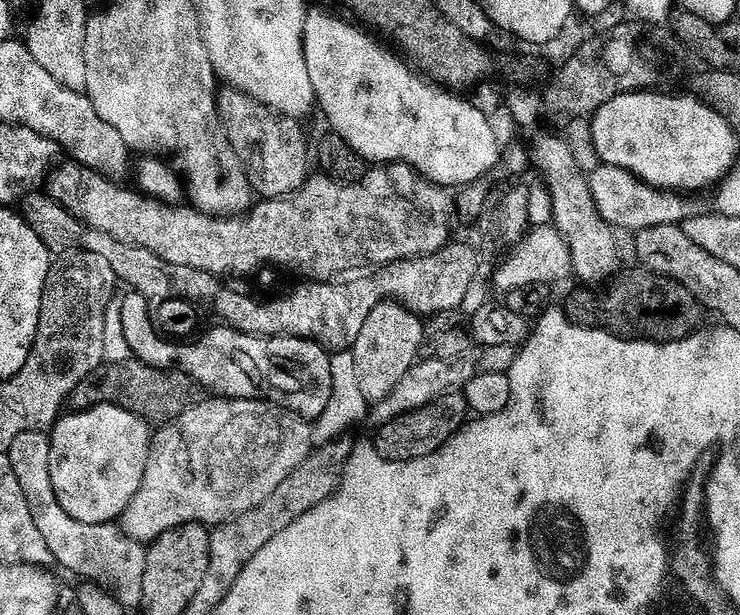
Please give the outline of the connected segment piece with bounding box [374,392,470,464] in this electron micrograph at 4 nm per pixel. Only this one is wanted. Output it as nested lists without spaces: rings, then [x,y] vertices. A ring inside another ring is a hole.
[[[460,392],[439,396],[429,404],[397,417],[393,423],[383,425],[374,439],[375,450],[384,460],[395,464],[429,456],[444,447],[464,427],[469,416],[468,404]]]

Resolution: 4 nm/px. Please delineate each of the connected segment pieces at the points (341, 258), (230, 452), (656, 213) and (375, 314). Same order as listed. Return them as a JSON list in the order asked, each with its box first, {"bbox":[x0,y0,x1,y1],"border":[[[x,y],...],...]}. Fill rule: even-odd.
[{"bbox":[46,161,454,284],"border":[[[400,161],[387,166],[376,166],[371,170],[365,171],[364,177],[356,184],[339,184],[338,181],[331,180],[329,176],[323,174],[309,175],[306,183],[294,194],[283,196],[277,200],[261,199],[247,214],[231,218],[206,216],[191,206],[161,204],[159,200],[153,200],[139,191],[136,191],[137,193],[130,192],[128,189],[122,188],[118,185],[118,182],[113,182],[103,172],[95,172],[93,168],[85,168],[84,165],[75,162],[64,163],[57,163],[52,171],[48,173],[46,177],[46,194],[54,202],[61,204],[71,216],[81,220],[88,228],[102,230],[106,234],[110,234],[110,238],[114,238],[118,242],[126,242],[130,246],[138,246],[142,250],[150,250],[150,254],[158,254],[158,258],[166,258],[166,262],[174,262],[174,266],[190,266],[194,270],[208,272],[211,276],[217,278],[228,278],[224,276],[248,276],[251,272],[256,272],[259,268],[266,267],[267,264],[277,264],[280,268],[289,268],[290,271],[297,272],[300,278],[303,278],[305,281],[334,284],[343,281],[345,278],[359,277],[369,270],[384,268],[395,261],[408,260],[411,257],[428,256],[431,253],[440,252],[451,239],[450,220],[452,216],[454,217],[454,202],[451,195],[439,185],[432,183],[430,180],[425,180],[417,170]]]},{"bbox":[118,399,314,546],"border":[[[201,399],[199,402],[193,403],[192,407],[187,408],[177,420],[163,425],[152,437],[152,445],[146,458],[146,474],[142,478],[142,486],[138,486],[138,494],[134,494],[130,506],[118,521],[119,527],[124,529],[126,535],[132,540],[137,540],[139,544],[147,546],[162,534],[166,534],[172,528],[177,528],[183,524],[219,526],[225,524],[227,520],[233,520],[235,516],[253,512],[255,508],[260,508],[262,502],[266,502],[266,498],[270,498],[270,494],[274,494],[274,490],[278,490],[278,486],[282,486],[282,482],[286,482],[286,478],[290,478],[290,474],[294,474],[294,470],[298,470],[298,466],[302,466],[304,459],[311,456],[314,451],[314,443],[312,444],[314,432],[309,421],[300,419],[299,416],[296,416],[293,412],[288,412],[285,408],[277,408],[275,404],[267,400],[204,399],[208,400],[202,401],[203,399]]]},{"bbox":[587,163,690,234],"border":[[[597,163],[593,172],[587,173],[590,194],[594,198],[594,206],[598,214],[605,220],[608,227],[613,230],[625,228],[629,234],[641,232],[650,226],[662,226],[663,224],[679,225],[688,219],[690,209],[683,199],[683,195],[659,188],[652,188],[621,168],[615,168],[609,164]]]},{"bbox":[350,302,425,402],"border":[[[395,302],[380,304],[372,311],[370,318],[366,318],[362,334],[358,334],[350,349],[354,358],[354,374],[358,378],[358,390],[362,390],[365,401],[375,402],[386,398],[386,394],[394,390],[392,380],[400,382],[408,369],[417,363],[425,341],[424,327],[417,313]]]}]

